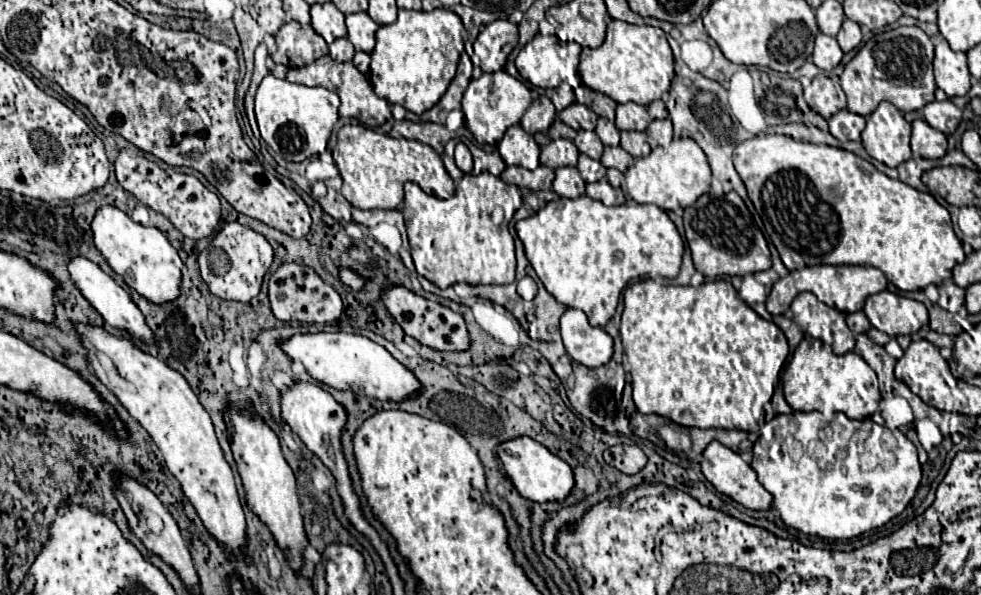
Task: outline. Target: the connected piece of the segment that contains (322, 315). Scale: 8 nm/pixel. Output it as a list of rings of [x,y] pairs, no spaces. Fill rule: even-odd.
[[[283,264],[271,274],[269,280],[269,300],[275,318],[283,322],[303,322],[303,324],[327,324],[343,314],[341,296],[325,284],[313,268],[301,264]]]

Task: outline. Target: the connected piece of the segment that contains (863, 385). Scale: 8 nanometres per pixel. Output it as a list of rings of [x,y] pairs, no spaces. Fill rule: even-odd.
[[[805,336],[793,352],[793,358],[783,372],[783,392],[793,410],[819,410],[823,414],[843,412],[845,416],[855,420],[865,420],[875,414],[881,400],[877,374],[859,354],[847,352],[843,356],[837,356],[827,344],[811,336]]]

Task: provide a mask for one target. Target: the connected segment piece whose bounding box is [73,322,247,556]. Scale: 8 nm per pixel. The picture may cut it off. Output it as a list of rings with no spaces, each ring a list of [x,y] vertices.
[[[75,322],[73,332],[77,334],[79,342],[87,350],[87,364],[93,370],[93,374],[119,398],[119,402],[127,408],[127,412],[149,432],[153,442],[163,454],[163,460],[169,468],[169,472],[179,480],[183,494],[189,498],[193,508],[197,510],[197,516],[201,518],[203,526],[207,532],[229,552],[235,556],[235,552],[243,546],[247,546],[247,522],[245,522],[245,512],[239,502],[239,494],[235,488],[235,478],[231,472],[231,466],[227,464],[223,450],[217,442],[213,422],[207,414],[207,410],[199,404],[195,392],[187,384],[187,380],[173,368],[169,368],[165,362],[159,358],[143,352],[133,340],[123,338],[123,336],[113,336],[101,326],[85,324],[85,322]]]

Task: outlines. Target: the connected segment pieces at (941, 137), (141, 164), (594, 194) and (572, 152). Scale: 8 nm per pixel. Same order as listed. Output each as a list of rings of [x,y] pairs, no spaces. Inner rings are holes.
[[[915,120],[913,136],[911,136],[911,150],[915,158],[929,158],[929,160],[943,158],[947,152],[947,136],[931,128],[925,120]]]
[[[129,150],[119,152],[115,160],[115,174],[119,184],[127,192],[135,194],[141,204],[163,214],[183,236],[191,240],[207,238],[221,220],[221,204],[217,194],[207,190],[193,174],[161,170],[153,160],[147,160],[145,156],[135,156],[135,152]]]
[[[601,178],[599,182],[587,184],[587,196],[603,202],[605,206],[615,206],[617,204],[617,192],[605,178]]]
[[[559,138],[551,140],[547,146],[541,148],[540,163],[549,166],[549,168],[561,168],[561,166],[575,166],[577,164],[579,150],[571,140]]]

